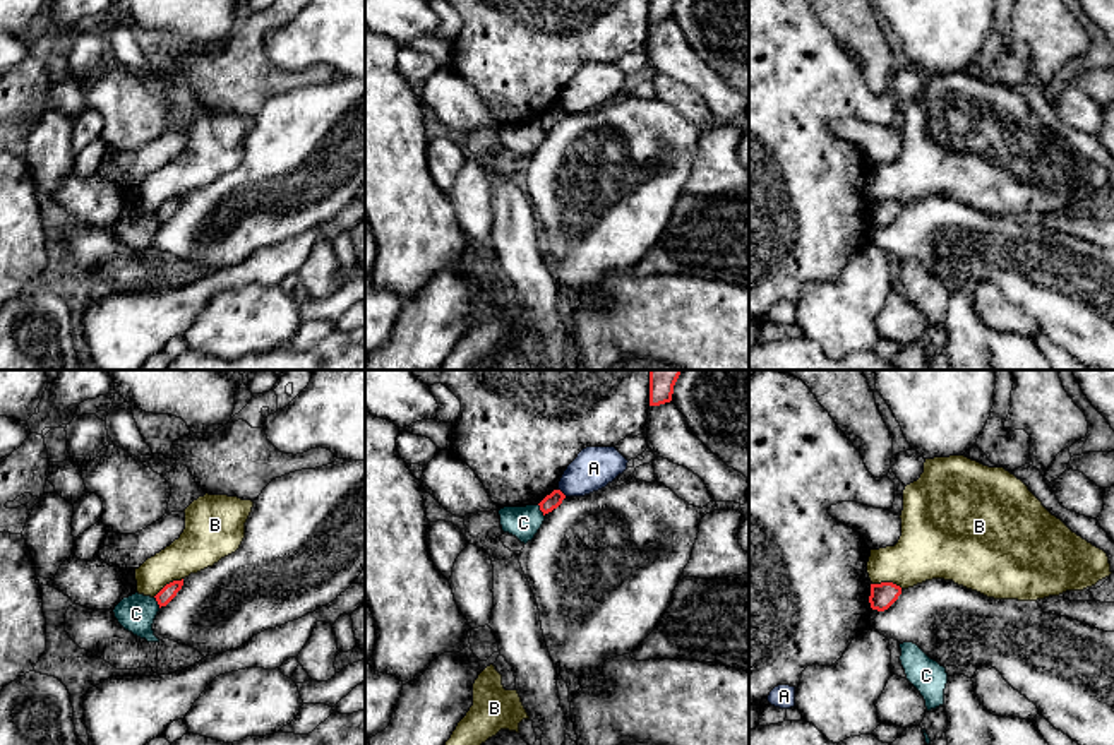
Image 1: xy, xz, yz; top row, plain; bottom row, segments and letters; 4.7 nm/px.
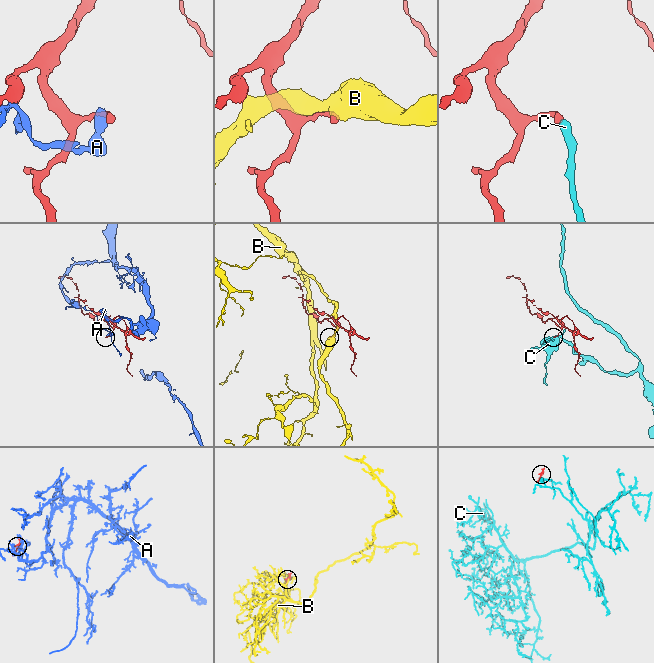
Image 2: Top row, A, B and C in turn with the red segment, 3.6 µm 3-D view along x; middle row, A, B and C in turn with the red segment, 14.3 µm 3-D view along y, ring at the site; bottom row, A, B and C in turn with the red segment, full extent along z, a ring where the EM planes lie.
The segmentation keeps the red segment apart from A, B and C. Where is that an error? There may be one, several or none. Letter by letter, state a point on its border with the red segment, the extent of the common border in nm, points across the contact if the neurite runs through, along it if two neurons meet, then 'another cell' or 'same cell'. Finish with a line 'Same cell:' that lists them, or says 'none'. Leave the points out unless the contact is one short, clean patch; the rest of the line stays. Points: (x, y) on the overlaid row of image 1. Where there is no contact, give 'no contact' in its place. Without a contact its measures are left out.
A: meets red in xz at (561, 492); contact 60 nm long; another cell
B: meets red in xy at (167, 584); contact 170 nm long; another cell
C: meets red in xz at (540, 509); contact 70 nm long; border along xz (539, 504), (544, 516); another cell
Same cell: none

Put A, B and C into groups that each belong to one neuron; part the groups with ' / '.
A / B / C

